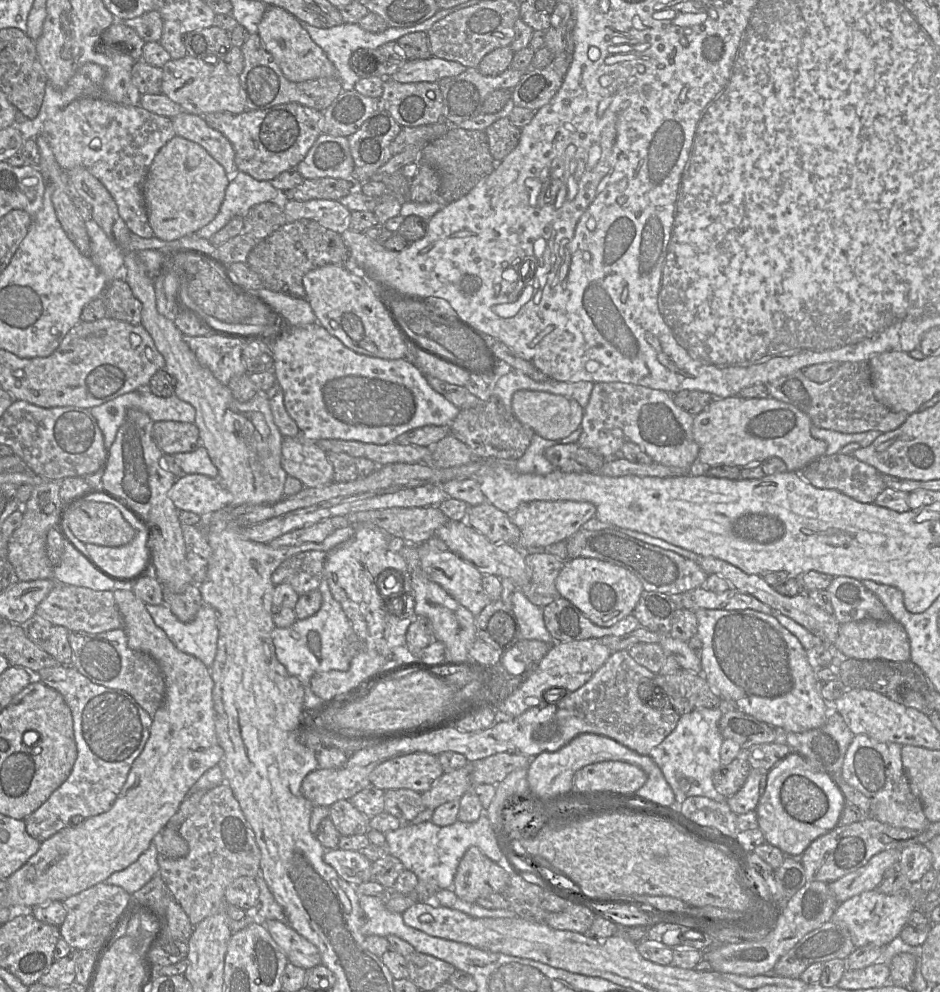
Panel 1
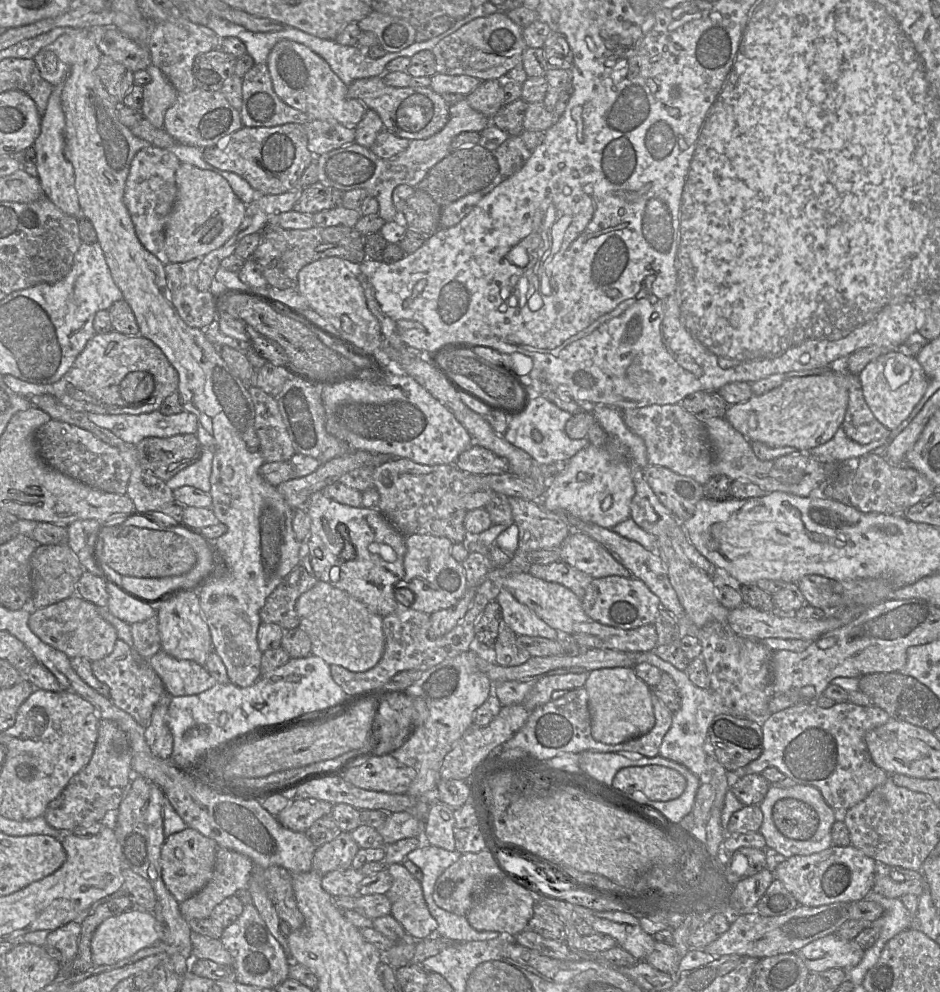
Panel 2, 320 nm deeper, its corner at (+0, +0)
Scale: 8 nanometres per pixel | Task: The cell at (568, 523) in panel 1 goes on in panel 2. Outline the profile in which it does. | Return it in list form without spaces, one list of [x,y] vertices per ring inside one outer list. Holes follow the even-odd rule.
[[[589,444],[571,457],[564,469],[548,482],[541,505],[550,512],[612,529],[630,518],[634,494],[630,464],[606,448]]]

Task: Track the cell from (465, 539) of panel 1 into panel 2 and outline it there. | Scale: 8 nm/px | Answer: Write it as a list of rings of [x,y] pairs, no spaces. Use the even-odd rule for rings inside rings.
[[[522,572],[510,575],[505,581],[505,587],[550,627],[568,636],[571,636],[576,624],[591,620],[583,610],[581,599],[561,584],[542,580],[529,572]]]

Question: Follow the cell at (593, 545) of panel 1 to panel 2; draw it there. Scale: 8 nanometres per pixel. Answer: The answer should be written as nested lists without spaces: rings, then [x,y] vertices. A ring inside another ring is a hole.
[[[571,532],[559,547],[560,560],[594,578],[633,577],[602,544],[581,532]]]

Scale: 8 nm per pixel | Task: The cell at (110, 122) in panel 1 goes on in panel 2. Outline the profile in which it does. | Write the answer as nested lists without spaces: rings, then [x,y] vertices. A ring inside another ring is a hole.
[[[149,145],[133,157],[124,187],[123,201],[138,240],[164,265],[169,262],[164,252],[165,226],[177,198],[175,173],[179,165],[179,159],[168,148]]]

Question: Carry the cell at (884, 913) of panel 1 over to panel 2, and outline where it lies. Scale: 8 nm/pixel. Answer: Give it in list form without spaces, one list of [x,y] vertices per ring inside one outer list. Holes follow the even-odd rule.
[[[836,934],[817,939],[798,950],[797,955],[803,960],[810,973],[822,973],[831,968],[850,970],[862,960],[865,951],[854,941],[847,941]]]

